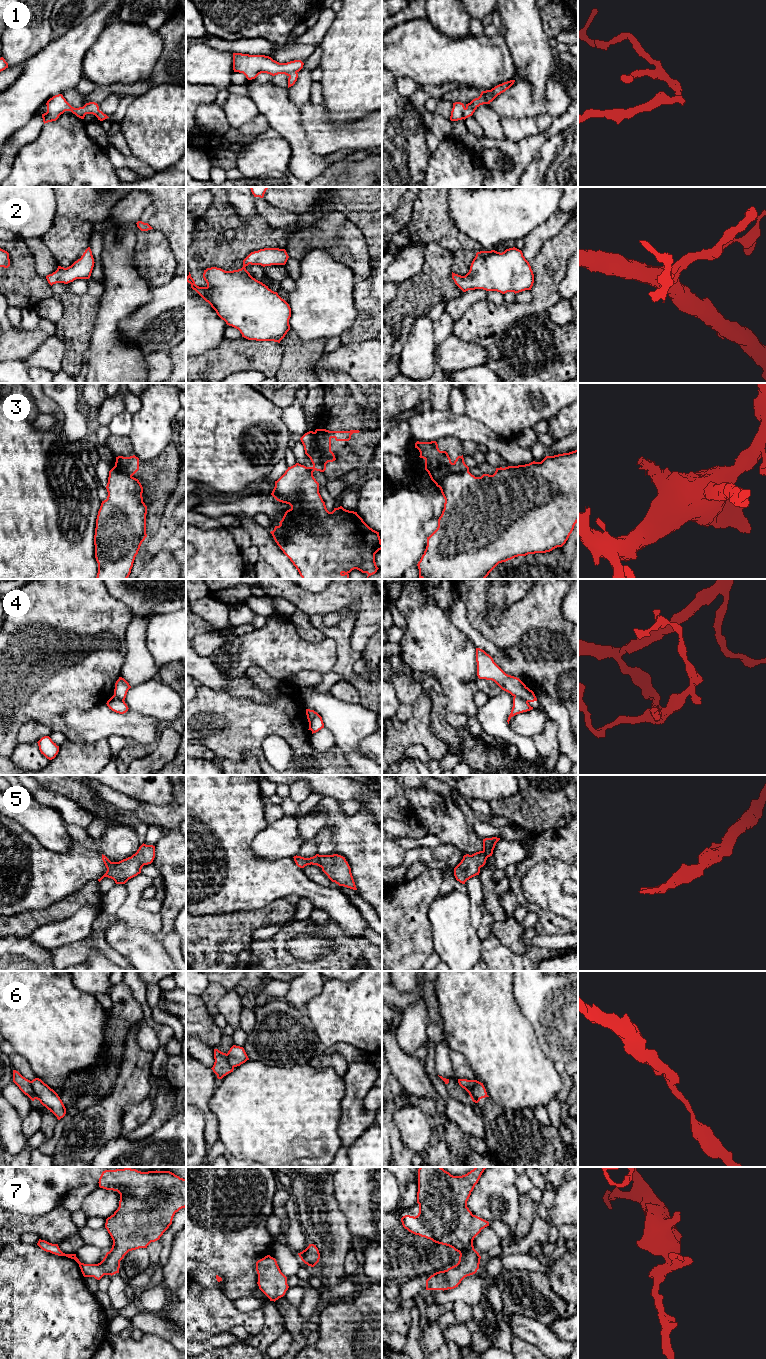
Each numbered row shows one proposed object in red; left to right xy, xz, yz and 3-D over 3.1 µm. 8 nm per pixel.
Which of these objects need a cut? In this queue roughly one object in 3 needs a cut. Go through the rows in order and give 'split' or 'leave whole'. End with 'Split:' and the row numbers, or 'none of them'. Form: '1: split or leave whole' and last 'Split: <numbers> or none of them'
1: split
2: leave whole
3: split
4: split
5: leave whole
6: split
7: leave whole
Split: 1, 3, 4, 6

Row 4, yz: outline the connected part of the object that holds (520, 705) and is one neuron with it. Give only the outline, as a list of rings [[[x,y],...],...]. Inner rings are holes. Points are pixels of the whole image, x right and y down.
[[[514,696],[513,697],[513,707],[512,707],[511,713],[508,717],[508,720],[507,720],[508,724],[509,724],[510,719],[513,716],[523,713],[523,712],[530,711],[532,709],[533,709],[533,707],[531,707],[526,700],[522,699],[521,697]]]

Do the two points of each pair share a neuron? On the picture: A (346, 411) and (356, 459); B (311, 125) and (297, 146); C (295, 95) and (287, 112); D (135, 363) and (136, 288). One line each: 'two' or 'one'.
A: one
B: two
C: two
D: one

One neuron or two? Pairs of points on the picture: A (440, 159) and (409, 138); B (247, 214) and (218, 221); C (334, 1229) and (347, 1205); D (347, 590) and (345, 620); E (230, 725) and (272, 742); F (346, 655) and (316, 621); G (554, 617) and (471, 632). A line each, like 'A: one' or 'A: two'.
A: two
B: two
C: two
D: two
E: one
F: one
G: two

